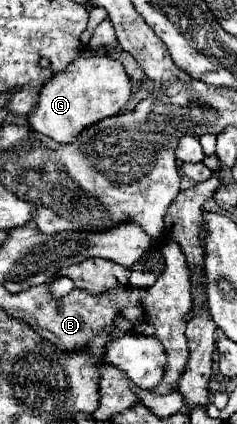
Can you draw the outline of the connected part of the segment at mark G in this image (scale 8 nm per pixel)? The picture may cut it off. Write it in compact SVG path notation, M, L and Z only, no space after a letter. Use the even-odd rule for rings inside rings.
M85 54L75 58L67 70L57 72L51 80L47 80L39 90L39 100L35 110L29 114L29 126L45 134L57 142L69 144L73 142L85 128L91 124L115 116L131 96L131 82L121 66L121 62L99 56L99 54Z

